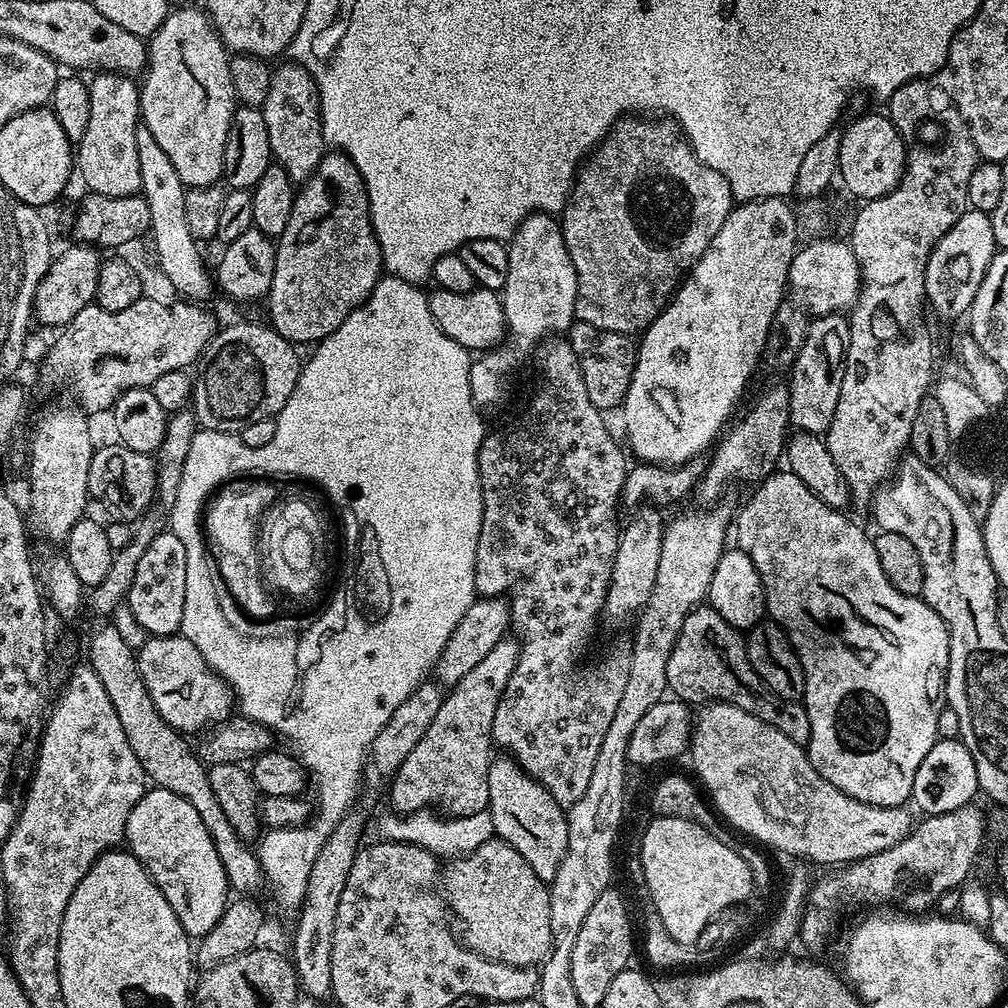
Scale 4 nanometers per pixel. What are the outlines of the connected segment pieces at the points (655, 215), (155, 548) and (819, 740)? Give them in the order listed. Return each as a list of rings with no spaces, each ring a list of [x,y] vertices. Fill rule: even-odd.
[[[624,118],[620,123],[613,126],[612,131],[605,136],[603,142],[596,145],[594,151],[585,159],[582,167],[576,173],[576,179],[572,185],[572,195],[564,206],[562,213],[562,227],[564,229],[564,241],[566,250],[572,259],[572,265],[576,271],[578,290],[576,291],[576,314],[577,321],[589,324],[602,330],[611,332],[623,332],[625,334],[640,334],[649,328],[663,312],[669,300],[672,299],[677,288],[680,287],[685,276],[706,254],[706,246],[710,246],[710,238],[718,234],[722,222],[726,222],[728,215],[732,213],[734,197],[726,178],[718,174],[718,170],[710,170],[694,154],[694,150],[682,135],[679,127],[668,118]]]
[[[165,530],[150,542],[146,553],[142,554],[128,591],[126,606],[147,635],[171,636],[180,629],[182,610],[185,609],[185,592],[186,548],[177,535],[171,530]]]
[[[777,470],[764,477],[755,485],[756,493],[744,504],[744,509],[734,516],[735,547],[745,552],[754,562],[764,587],[766,612],[775,623],[779,624],[788,635],[788,641],[798,654],[804,671],[804,694],[802,703],[810,718],[810,738],[806,751],[814,770],[826,778],[838,790],[850,794],[850,798],[858,798],[858,802],[866,802],[870,806],[898,808],[907,805],[912,799],[914,774],[918,774],[918,766],[922,766],[922,758],[930,754],[938,739],[938,714],[946,708],[946,689],[948,687],[948,663],[950,662],[950,638],[948,625],[937,612],[920,596],[902,594],[896,590],[890,578],[882,574],[882,562],[878,562],[878,554],[872,545],[872,536],[864,533],[850,517],[844,516],[841,509],[826,506],[816,497],[803,482],[792,472]]]

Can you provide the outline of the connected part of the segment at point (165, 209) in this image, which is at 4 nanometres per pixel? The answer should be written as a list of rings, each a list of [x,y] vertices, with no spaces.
[[[144,123],[136,127],[138,138],[138,170],[142,170],[140,192],[148,201],[150,208],[150,237],[156,247],[156,260],[168,279],[168,284],[177,292],[177,297],[188,302],[208,302],[214,292],[214,276],[204,265],[202,257],[196,253],[198,242],[190,234],[190,226],[186,223],[186,186],[182,178],[178,178],[178,170],[166,158],[166,153],[158,142],[154,142],[154,134]]]

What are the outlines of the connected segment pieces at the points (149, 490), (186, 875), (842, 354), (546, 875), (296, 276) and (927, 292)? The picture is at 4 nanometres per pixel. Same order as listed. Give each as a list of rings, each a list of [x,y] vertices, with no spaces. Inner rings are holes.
[[[119,442],[97,447],[90,462],[88,494],[93,501],[117,512],[124,522],[134,522],[153,507],[156,498],[156,461],[147,452],[135,452]]]
[[[149,787],[130,810],[124,835],[127,851],[142,862],[158,890],[162,890],[185,934],[199,938],[214,930],[214,922],[222,918],[230,903],[230,889],[222,858],[214,850],[214,838],[210,838],[206,822],[198,818],[198,810],[170,790]]]
[[[843,315],[817,316],[809,323],[804,345],[795,352],[791,361],[792,377],[786,380],[790,394],[788,415],[793,429],[827,433],[830,422],[834,422],[834,410],[838,410],[838,394],[842,394],[842,374],[847,353],[848,321]]]
[[[500,754],[492,761],[488,768],[488,785],[490,798],[486,811],[492,816],[492,830],[499,839],[506,841],[522,858],[526,858],[526,866],[538,874],[538,878],[550,882],[558,874],[558,866],[562,866],[562,858],[566,854],[568,845],[568,817],[565,809],[544,787],[532,776],[524,773],[524,769],[508,754]]]
[[[332,150],[320,159],[315,174],[297,191],[290,223],[275,241],[275,246],[276,269],[266,297],[268,312],[272,315],[271,327],[282,334],[282,338],[292,341],[293,345],[315,345],[338,330],[345,318],[368,299],[382,278],[380,247],[372,229],[368,191],[354,162],[350,162],[343,152]]]
[[[964,212],[950,230],[937,244],[932,246],[932,253],[924,267],[924,295],[927,303],[944,320],[956,320],[965,315],[968,307],[982,286],[982,278],[990,266],[993,256],[998,251],[994,238],[992,217],[987,212]]]

